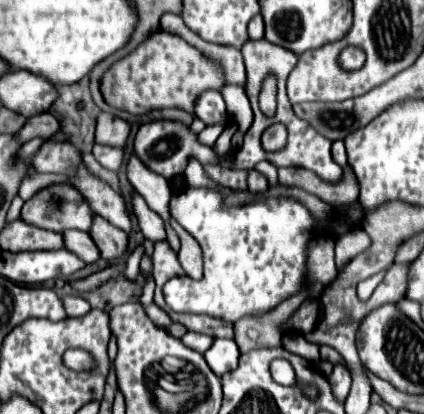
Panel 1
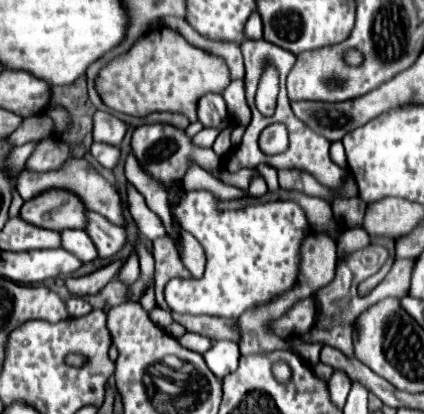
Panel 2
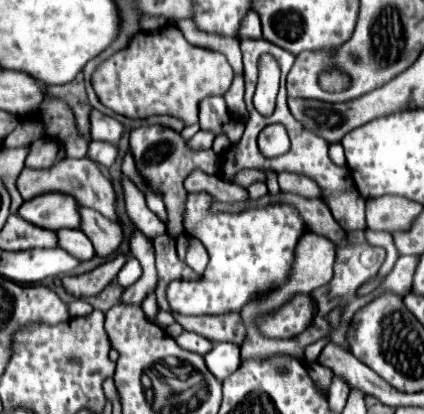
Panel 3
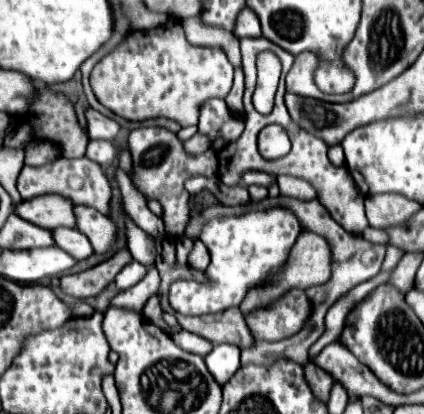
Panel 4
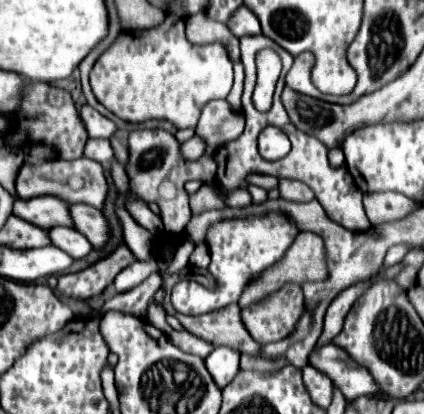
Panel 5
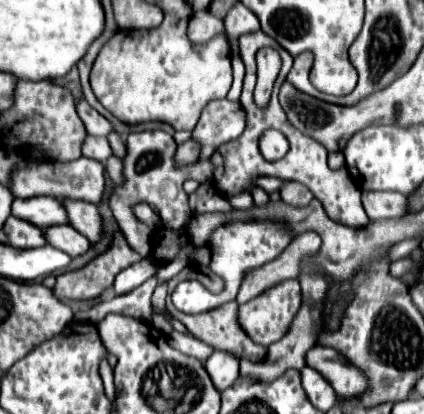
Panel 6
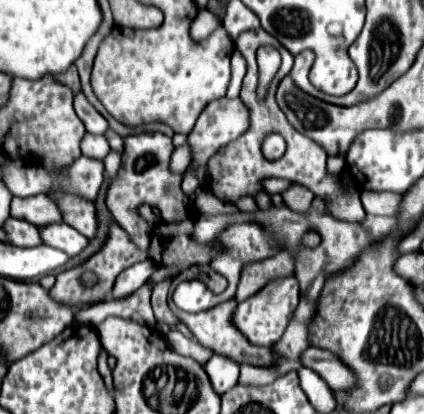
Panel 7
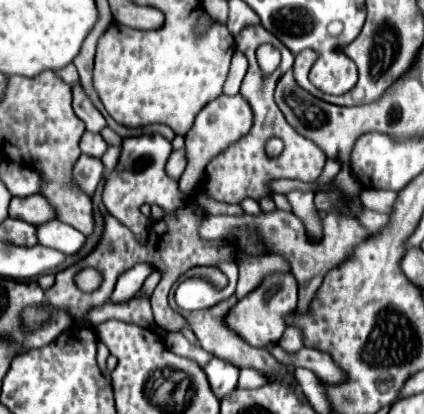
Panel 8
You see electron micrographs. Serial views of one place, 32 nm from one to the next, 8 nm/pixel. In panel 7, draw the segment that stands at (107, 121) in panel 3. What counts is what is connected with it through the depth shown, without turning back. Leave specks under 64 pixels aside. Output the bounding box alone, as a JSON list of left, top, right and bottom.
[74,92,110,134]

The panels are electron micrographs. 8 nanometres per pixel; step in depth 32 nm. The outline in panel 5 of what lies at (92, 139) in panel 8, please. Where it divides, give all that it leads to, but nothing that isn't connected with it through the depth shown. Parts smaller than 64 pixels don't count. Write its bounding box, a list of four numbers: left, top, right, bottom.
[84,140,114,166]

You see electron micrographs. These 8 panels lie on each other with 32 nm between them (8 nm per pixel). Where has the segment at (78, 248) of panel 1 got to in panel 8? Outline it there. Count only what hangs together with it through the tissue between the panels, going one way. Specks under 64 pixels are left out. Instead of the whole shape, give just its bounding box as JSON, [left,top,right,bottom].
[36,220,86,256]

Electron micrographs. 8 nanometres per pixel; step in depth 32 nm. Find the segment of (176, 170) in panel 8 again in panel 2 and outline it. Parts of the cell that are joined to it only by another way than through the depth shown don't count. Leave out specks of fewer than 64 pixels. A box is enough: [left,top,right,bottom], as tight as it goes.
[194,128,220,148]

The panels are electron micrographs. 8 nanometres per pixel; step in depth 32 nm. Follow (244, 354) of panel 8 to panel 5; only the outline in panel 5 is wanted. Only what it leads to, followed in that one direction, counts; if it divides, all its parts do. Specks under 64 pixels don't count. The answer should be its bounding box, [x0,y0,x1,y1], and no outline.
[162,274,260,352]

